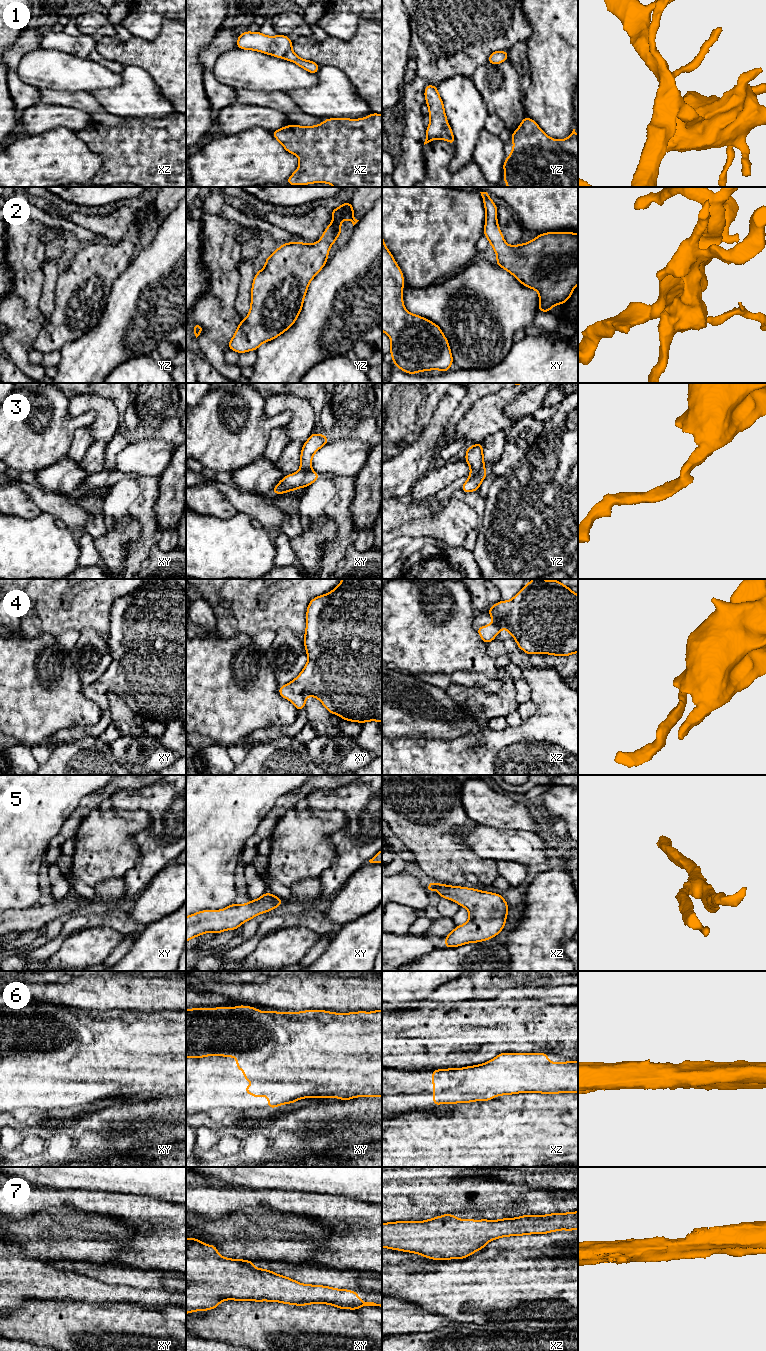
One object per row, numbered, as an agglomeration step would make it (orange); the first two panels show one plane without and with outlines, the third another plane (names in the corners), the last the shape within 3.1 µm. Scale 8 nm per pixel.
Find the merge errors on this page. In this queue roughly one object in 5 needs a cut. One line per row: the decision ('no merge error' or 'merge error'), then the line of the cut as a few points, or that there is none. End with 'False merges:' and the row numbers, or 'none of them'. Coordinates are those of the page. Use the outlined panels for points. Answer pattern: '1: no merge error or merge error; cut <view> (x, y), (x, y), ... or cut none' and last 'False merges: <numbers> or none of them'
1: no merge error; cut none
2: no merge error; cut none
3: merge error; cut yz (483, 467), (470, 476)
4: no merge error; cut none
5: no merge error; cut none
6: no merge error; cut none
7: no merge error; cut none
False merges: 3

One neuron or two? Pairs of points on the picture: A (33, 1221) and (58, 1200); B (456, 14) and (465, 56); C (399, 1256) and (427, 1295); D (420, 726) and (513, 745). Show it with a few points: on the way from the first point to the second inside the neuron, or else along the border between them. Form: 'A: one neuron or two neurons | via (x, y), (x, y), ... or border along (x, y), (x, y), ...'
A: two neurons | border along (69, 1205), (29, 1213), (24, 1217)
B: one neuron | via (457, 24), (457, 37), (460, 46)
C: two neurons | border along (392, 1263), (402, 1263), (415, 1268)
D: two neurons | border along (483, 727), (475, 733), (441, 739)

